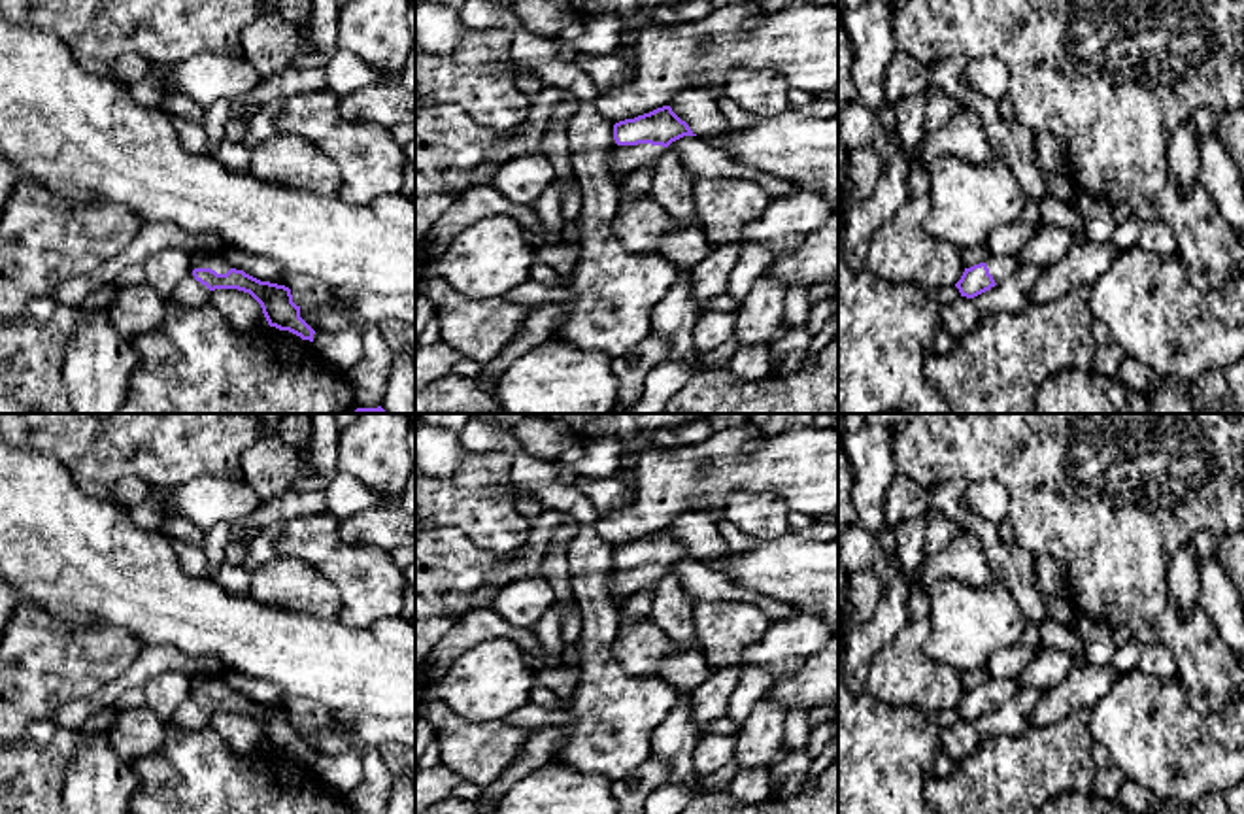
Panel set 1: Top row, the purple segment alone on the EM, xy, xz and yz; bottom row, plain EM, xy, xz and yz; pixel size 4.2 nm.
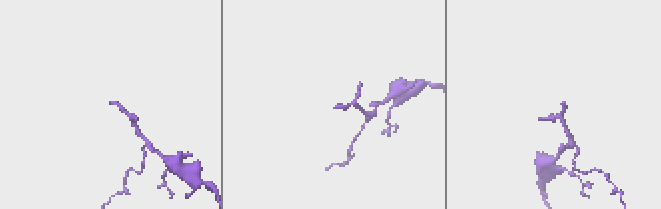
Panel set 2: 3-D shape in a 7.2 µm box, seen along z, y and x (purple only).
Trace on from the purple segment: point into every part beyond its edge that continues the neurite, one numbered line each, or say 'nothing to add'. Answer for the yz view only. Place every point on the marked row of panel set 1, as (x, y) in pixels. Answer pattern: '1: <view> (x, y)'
1: yz (1001, 267)

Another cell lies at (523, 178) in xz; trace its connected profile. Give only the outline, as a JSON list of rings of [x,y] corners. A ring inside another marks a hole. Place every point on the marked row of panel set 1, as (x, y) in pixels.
[[[542,149],[521,151],[496,166],[491,185],[517,206],[532,202],[551,185],[555,168]]]

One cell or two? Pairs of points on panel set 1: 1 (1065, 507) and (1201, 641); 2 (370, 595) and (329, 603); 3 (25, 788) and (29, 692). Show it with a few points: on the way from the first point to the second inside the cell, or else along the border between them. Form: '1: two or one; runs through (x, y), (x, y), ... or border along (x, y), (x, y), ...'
1: one; runs through (1101, 542), (1116, 558), (1116, 569), (1165, 618)
2: two; border along (312, 567), (336, 588), (340, 618)
3: two; border along (25, 737), (19, 741)

